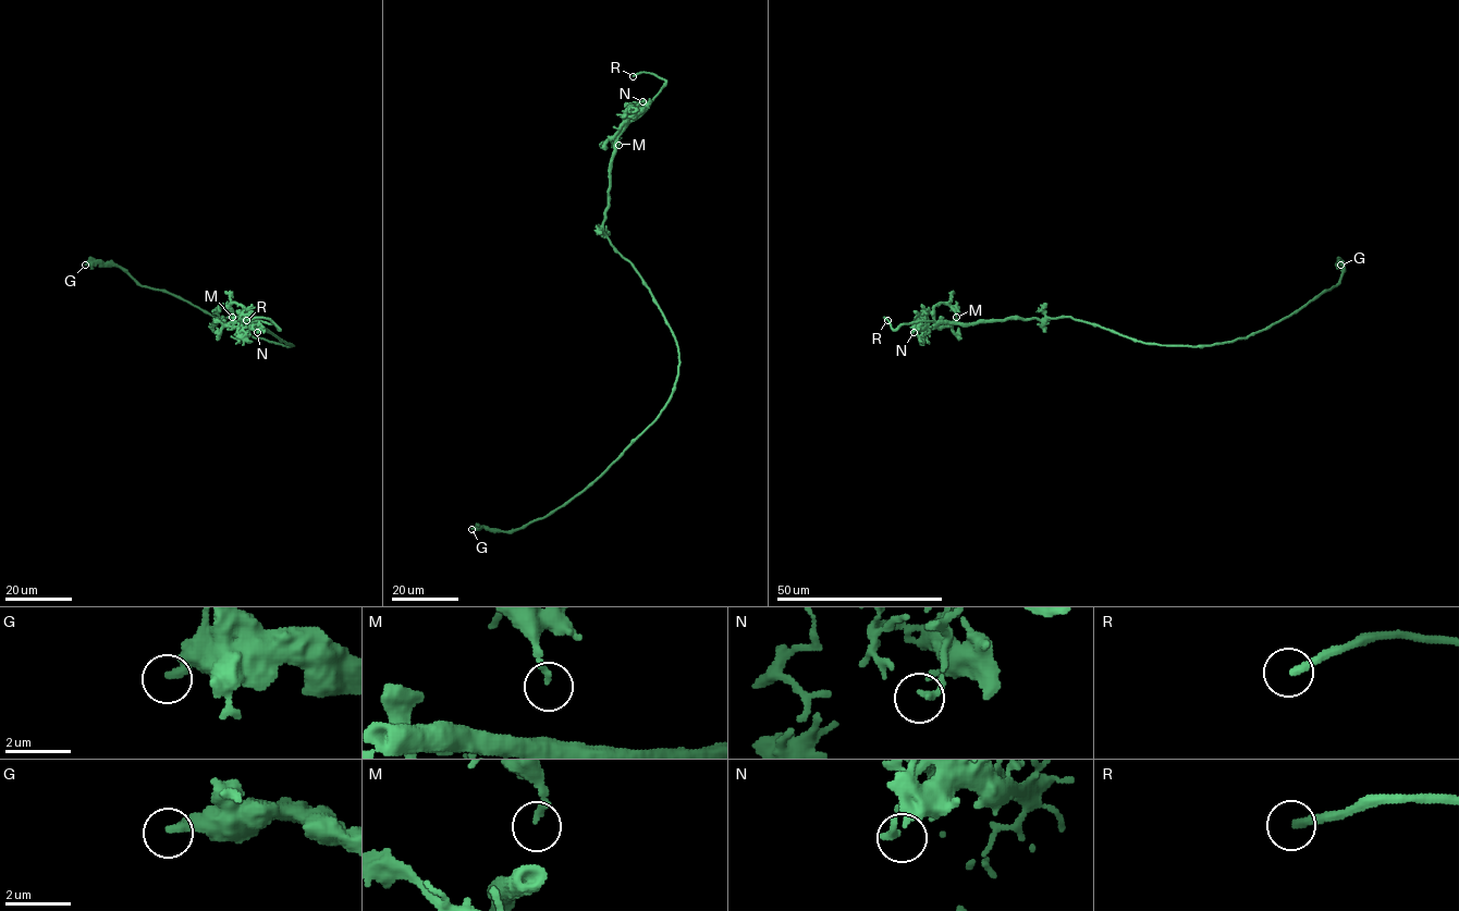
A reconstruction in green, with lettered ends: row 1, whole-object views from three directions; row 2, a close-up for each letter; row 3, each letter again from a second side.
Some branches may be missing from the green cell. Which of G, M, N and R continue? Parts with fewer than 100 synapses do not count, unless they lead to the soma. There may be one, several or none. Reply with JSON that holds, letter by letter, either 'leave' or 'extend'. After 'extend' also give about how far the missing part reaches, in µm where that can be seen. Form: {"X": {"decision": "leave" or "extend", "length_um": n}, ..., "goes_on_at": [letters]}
{"G": {"decision": "leave"}, "M": {"decision": "leave"}, "N": {"decision": "leave"}, "R": {"decision": "extend", "length_um": 35}, "goes_on_at": ["R"]}

